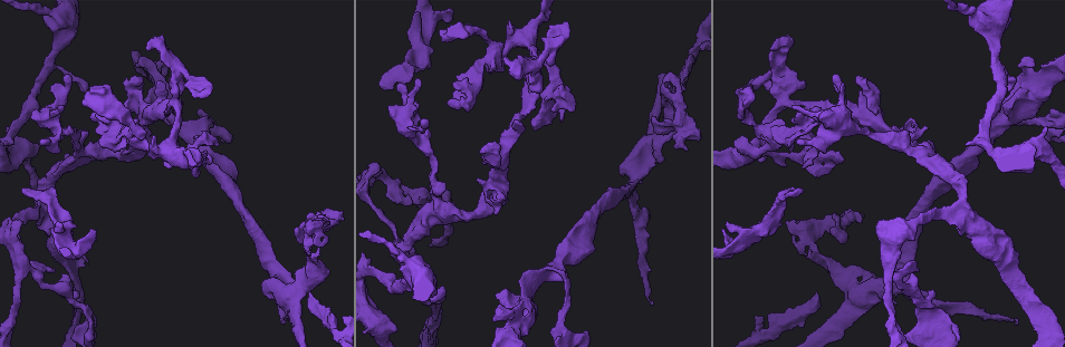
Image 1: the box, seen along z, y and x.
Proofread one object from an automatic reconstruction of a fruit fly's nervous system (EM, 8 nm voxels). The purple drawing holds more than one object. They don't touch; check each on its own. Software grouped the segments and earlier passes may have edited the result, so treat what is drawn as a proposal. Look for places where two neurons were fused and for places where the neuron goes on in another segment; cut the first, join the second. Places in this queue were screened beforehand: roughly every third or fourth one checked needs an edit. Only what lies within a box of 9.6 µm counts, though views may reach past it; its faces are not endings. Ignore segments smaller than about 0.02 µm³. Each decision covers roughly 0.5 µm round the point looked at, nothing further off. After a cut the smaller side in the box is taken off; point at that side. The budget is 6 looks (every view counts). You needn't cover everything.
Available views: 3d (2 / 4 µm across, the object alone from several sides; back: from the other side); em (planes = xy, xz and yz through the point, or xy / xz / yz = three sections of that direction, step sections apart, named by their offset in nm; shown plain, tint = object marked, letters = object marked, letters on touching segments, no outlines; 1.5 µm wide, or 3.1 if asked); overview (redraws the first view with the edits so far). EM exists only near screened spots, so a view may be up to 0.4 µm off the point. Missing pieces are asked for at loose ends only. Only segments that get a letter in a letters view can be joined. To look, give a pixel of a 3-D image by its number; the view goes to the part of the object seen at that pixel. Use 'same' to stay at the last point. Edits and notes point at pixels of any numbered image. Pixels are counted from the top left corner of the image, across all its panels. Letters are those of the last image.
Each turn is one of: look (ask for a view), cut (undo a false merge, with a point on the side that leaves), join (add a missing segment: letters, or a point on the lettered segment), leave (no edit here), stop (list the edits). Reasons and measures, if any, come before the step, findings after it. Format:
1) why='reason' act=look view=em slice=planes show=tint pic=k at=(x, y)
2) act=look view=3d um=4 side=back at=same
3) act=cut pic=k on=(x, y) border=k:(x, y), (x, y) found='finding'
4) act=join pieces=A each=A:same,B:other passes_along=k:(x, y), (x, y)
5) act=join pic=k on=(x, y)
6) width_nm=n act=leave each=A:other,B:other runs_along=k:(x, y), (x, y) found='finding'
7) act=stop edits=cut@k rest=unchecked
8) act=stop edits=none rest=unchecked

why='thin neck' act=look view=3d um=4 pic=1 at=(761, 141)

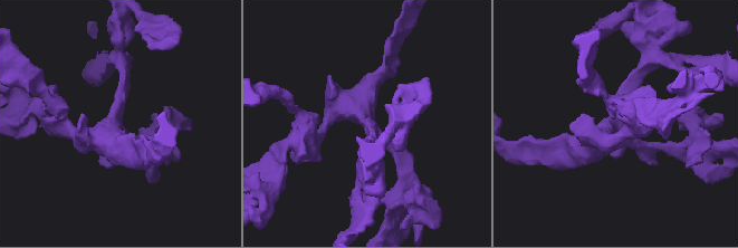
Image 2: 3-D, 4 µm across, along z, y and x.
arms=4 why='need the tissue' act=look view=em slice=xz step=8 show=tint pic=2 at=(615, 119)

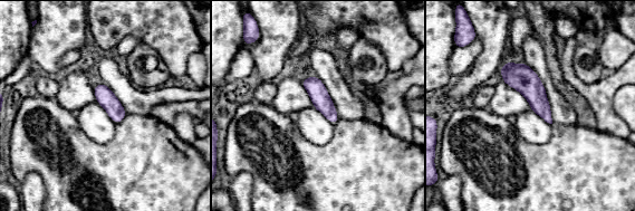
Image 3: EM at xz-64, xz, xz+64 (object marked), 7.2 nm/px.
act=look view=em slice=planes show=letters at=same

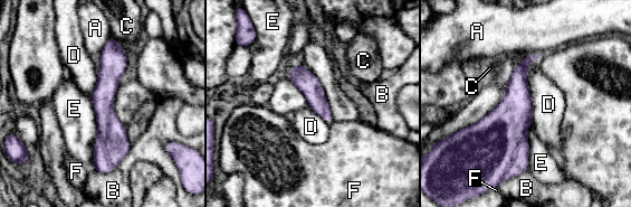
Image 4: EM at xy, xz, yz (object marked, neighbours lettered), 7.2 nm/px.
act=leave each=A:other,B:other,C:other,D:other,E:other,F:other runs_along=4:(113, 41), (102, 170) found='all the same neuron'

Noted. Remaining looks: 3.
why='thick turns thin' act=look view=3d um=2 pic=1 at=(815, 246)

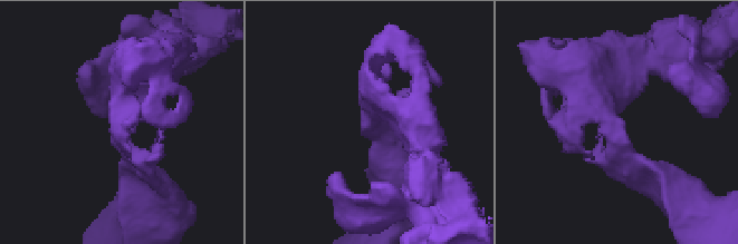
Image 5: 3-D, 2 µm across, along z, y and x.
act=look view=em slice=planes show=letters pic=5 at=(609, 119)

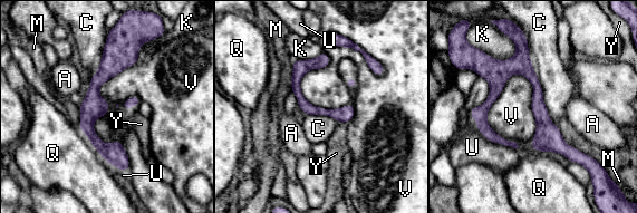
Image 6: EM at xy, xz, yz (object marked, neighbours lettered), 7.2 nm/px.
act=leave each=A:other,C:other,K:other,M:other,Q:other,U:other,V:other,Y:other found='one neuron here'

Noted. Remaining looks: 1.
act=stop edits=none rest=unchecked

